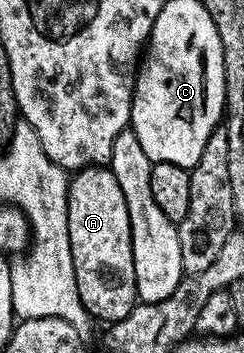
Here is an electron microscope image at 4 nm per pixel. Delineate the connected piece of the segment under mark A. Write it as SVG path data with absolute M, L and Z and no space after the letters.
M108 166L82 167L69 181L67 197L67 233L71 237L71 257L75 265L75 285L85 310L94 320L106 319L112 325L130 315L137 306L137 286L135 285L135 257L133 256L133 238L131 221L127 213L127 201L119 181L115 181Z

